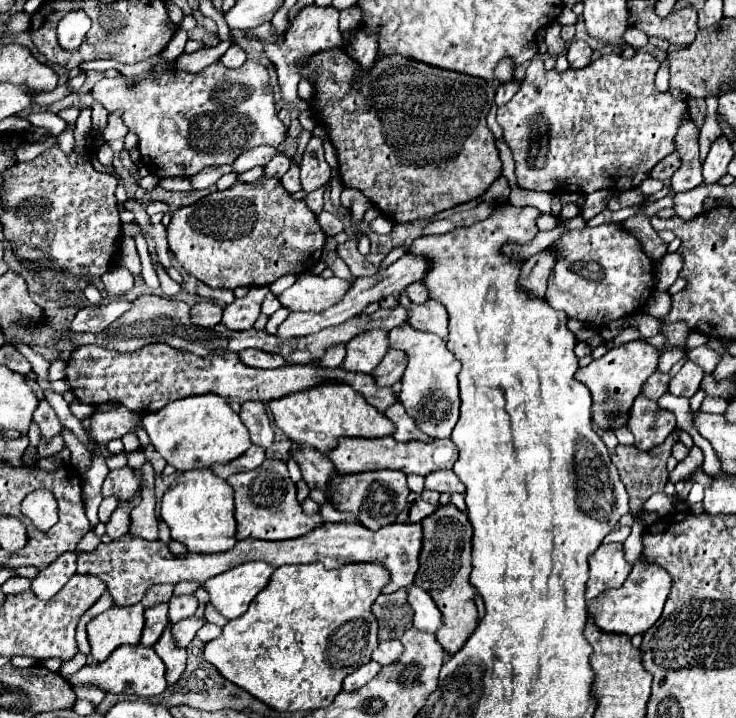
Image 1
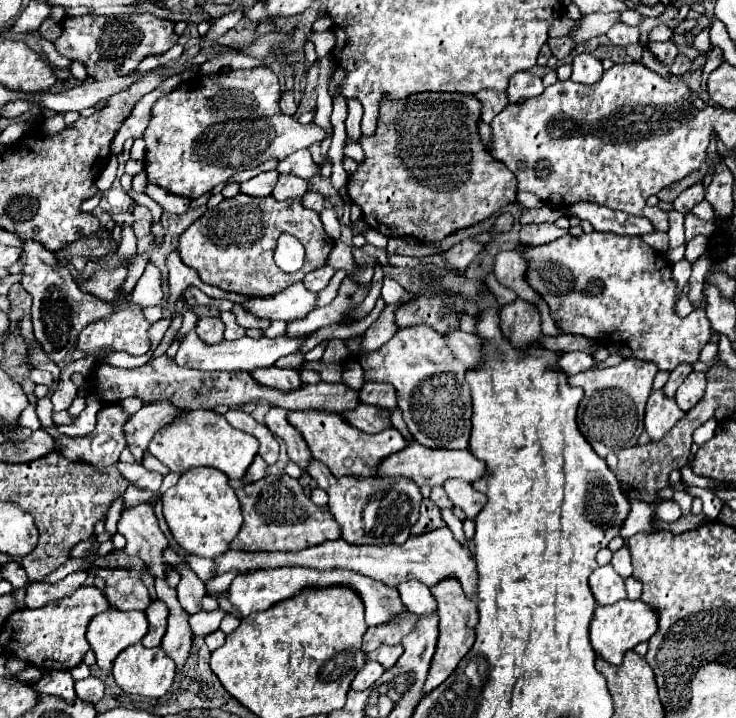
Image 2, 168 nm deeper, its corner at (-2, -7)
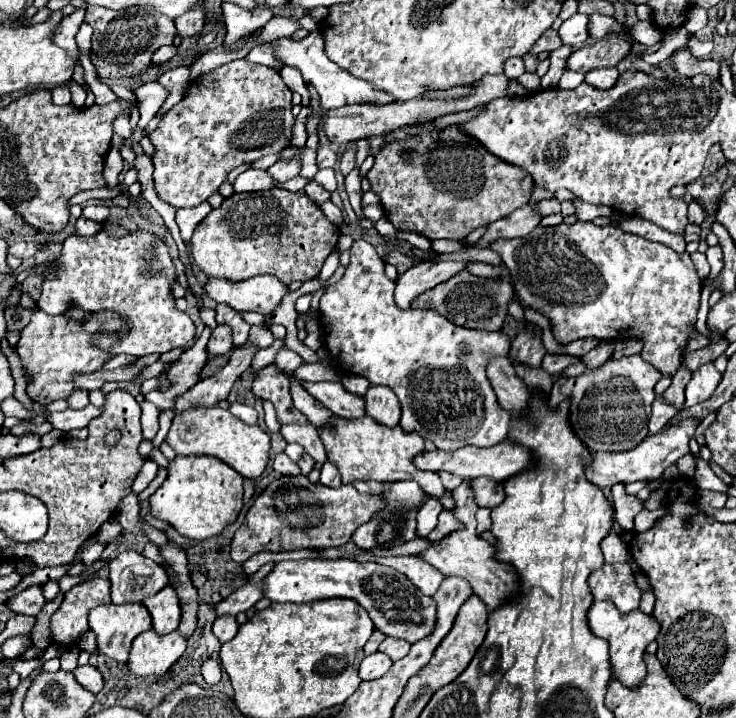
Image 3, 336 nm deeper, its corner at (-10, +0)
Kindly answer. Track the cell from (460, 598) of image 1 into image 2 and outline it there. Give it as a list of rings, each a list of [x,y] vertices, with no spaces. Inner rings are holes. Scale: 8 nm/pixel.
[[[440,581],[440,585],[432,587],[432,595],[438,601],[438,615],[440,615],[440,637],[438,637],[438,647],[432,657],[432,665],[428,671],[428,679],[424,683],[424,693],[434,691],[440,683],[446,681],[446,677],[458,667],[460,659],[472,649],[474,645],[474,627],[478,623],[478,609],[476,603],[470,601],[464,591],[460,589],[458,581]]]

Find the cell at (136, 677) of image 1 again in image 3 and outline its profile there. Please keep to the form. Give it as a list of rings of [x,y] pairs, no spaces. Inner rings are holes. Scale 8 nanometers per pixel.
[[[146,630],[132,642],[128,670],[136,676],[162,676],[168,668],[184,654],[186,640],[178,634],[178,630],[160,636],[154,630]]]

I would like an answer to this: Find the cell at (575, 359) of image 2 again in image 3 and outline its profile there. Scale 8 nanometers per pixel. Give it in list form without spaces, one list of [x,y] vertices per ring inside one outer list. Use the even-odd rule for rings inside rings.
[[[546,354],[544,360],[542,360],[542,368],[552,374],[552,376],[558,376],[562,374],[562,370],[566,370],[568,366],[580,362],[582,358],[578,356],[570,356],[570,354]]]

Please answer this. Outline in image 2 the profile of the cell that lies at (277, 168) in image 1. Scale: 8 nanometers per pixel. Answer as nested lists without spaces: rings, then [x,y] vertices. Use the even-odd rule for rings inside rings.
[[[278,171],[260,173],[260,175],[256,175],[254,179],[240,183],[240,193],[246,193],[246,195],[250,195],[250,197],[270,195],[272,189],[274,189],[274,185],[276,185],[276,177],[278,177]]]

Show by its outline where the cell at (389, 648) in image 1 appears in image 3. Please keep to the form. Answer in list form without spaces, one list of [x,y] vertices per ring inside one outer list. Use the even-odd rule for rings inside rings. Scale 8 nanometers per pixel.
[[[386,638],[386,640],[378,646],[378,650],[384,652],[384,654],[388,654],[392,660],[400,660],[400,658],[404,658],[404,656],[408,654],[410,644],[404,642],[404,640],[398,640],[398,638]]]

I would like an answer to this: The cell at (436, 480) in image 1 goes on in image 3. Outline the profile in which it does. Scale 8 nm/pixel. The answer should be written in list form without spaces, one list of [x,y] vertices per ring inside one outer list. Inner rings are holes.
[[[476,478],[476,480],[472,480],[472,492],[476,496],[478,506],[494,508],[504,500],[502,484],[492,480],[492,478]]]

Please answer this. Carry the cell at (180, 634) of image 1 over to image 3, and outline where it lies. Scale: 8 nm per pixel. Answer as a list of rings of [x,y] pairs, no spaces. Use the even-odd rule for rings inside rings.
[[[260,582],[244,584],[236,592],[232,592],[228,598],[214,604],[214,610],[216,610],[216,616],[236,616],[238,612],[246,612],[248,608],[252,608],[260,598],[262,598]]]

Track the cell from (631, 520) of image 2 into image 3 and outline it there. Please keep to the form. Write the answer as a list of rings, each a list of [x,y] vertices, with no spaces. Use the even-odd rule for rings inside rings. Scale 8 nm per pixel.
[[[618,484],[610,488],[612,492],[612,502],[616,510],[616,522],[620,524],[622,530],[632,530],[634,528],[634,516],[644,510],[644,500],[630,496],[626,492],[626,484]]]

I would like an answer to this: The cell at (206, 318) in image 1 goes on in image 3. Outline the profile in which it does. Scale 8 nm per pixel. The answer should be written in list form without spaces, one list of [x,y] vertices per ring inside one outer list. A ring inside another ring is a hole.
[[[216,326],[212,330],[212,336],[208,340],[208,352],[222,356],[226,352],[230,352],[234,348],[232,344],[232,330],[228,330],[228,326]]]

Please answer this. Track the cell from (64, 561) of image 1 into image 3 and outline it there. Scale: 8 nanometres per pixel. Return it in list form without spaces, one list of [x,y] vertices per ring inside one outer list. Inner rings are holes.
[[[30,586],[24,592],[20,592],[8,600],[8,608],[12,612],[26,614],[26,616],[36,616],[44,604],[46,604],[46,598],[44,598],[42,586]]]

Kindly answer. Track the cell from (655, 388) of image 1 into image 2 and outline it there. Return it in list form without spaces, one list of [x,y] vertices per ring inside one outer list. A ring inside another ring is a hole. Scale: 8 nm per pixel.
[[[682,363],[682,365],[678,365],[672,373],[670,373],[670,379],[668,379],[668,383],[664,385],[664,393],[668,393],[670,397],[676,393],[676,389],[682,385],[682,381],[688,377],[692,373],[692,365],[688,365],[688,363]]]

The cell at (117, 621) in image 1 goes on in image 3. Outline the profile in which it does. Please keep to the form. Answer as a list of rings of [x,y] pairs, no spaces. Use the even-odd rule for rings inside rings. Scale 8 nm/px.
[[[106,604],[106,606],[98,606],[90,612],[90,628],[96,634],[96,644],[98,644],[100,654],[104,654],[112,660],[118,660],[118,662],[126,662],[132,640],[138,634],[152,628],[152,618],[144,604],[122,604],[122,606]]]

